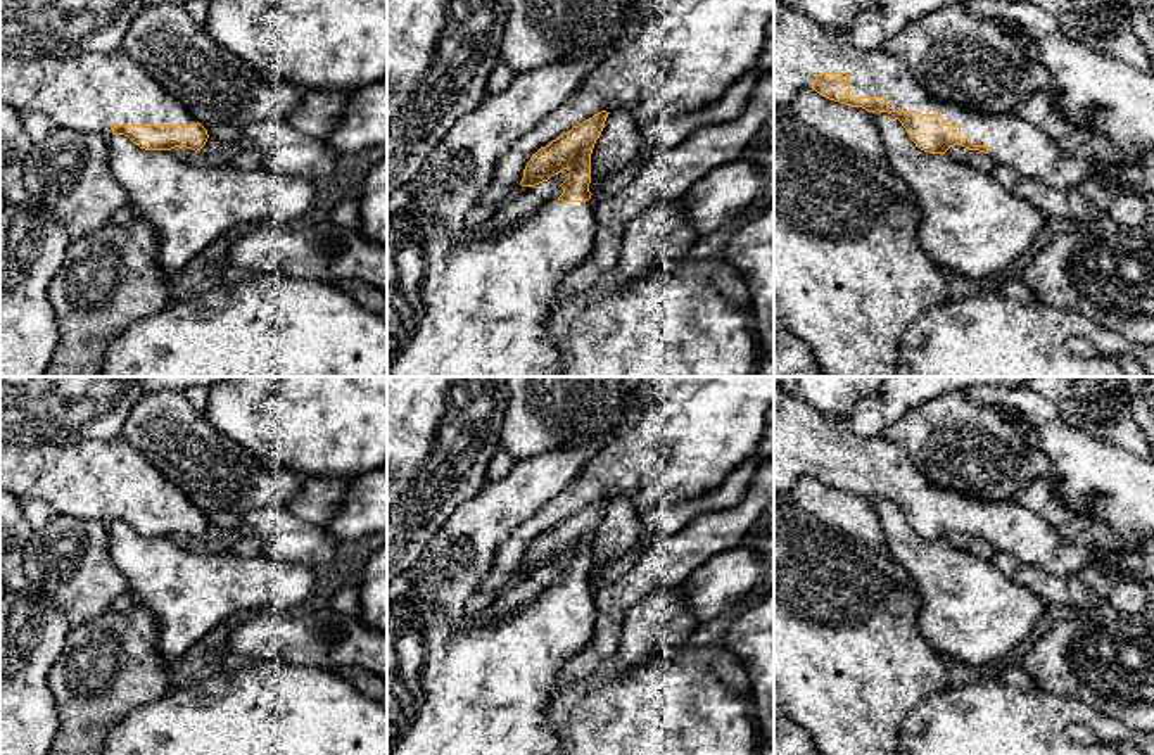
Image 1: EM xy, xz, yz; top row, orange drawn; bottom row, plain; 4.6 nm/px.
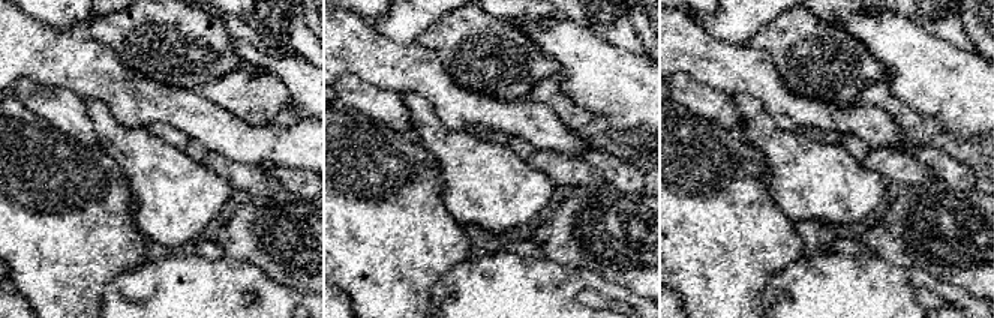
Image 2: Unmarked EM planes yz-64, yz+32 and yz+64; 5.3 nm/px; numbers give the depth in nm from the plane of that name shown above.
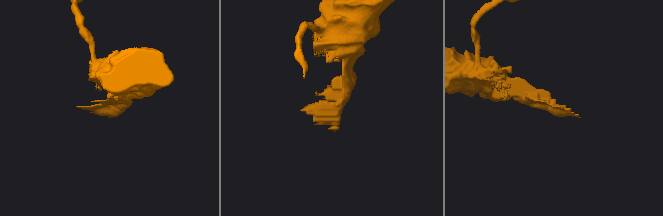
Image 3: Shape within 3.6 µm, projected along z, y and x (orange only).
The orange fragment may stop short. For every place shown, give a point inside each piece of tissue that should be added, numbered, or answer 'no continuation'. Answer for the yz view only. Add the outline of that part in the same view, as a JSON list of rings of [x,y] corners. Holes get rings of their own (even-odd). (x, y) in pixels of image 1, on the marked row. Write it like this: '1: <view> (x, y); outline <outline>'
1: yz (802, 47); outline [[[774,0],[774,104],[789,104],[798,92],[812,88],[819,73],[846,73],[852,97],[886,97],[890,111],[942,114],[945,124],[959,124],[962,138],[969,138],[973,145],[986,145],[988,155],[997,164],[1011,166],[1021,178],[1040,180],[1057,188],[1078,188],[1083,180],[1095,178],[1114,183],[1121,190],[1154,195],[1154,150],[1137,152],[1132,161],[1121,166],[1097,166],[1095,159],[1064,152],[1035,124],[1014,112],[988,116],[935,100],[900,57],[888,54],[885,48],[860,50],[850,45],[840,31],[819,24],[781,0]]]

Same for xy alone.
1: xy (92, 92); outline [[[123,50],[35,59],[0,54],[0,102],[104,138],[112,135],[114,124],[199,123]]]

